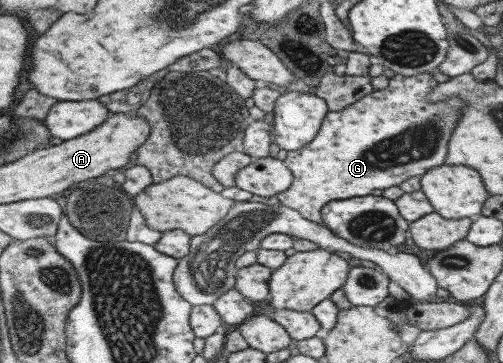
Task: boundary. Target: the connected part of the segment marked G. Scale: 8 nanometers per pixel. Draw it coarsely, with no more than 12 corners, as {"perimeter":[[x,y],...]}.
{"perimeter":[[394,74],[287,151],[274,198],[323,224],[329,201],[442,165],[465,101]]}

